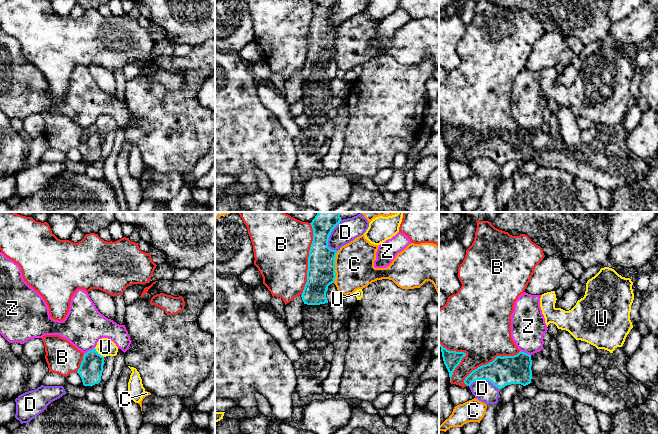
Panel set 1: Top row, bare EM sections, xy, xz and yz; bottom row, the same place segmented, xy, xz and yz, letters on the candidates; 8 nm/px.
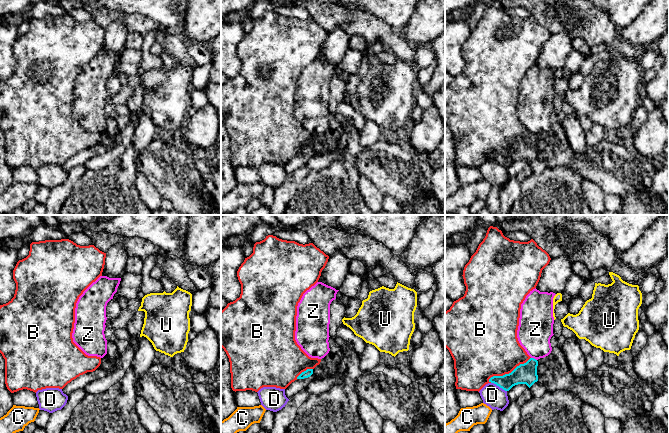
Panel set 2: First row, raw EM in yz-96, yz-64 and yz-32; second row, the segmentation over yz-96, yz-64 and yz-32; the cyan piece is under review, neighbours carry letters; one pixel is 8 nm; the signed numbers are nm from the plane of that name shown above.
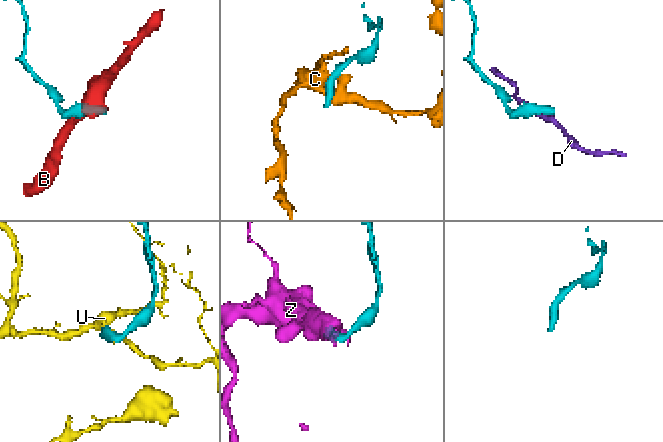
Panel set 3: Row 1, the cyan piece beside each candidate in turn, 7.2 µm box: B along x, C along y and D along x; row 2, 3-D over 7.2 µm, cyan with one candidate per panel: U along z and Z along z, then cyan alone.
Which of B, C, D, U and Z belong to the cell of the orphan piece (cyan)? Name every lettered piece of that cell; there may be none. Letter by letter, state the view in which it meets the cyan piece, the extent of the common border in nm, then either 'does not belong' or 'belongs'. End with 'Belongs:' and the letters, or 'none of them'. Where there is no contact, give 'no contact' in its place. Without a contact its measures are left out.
B: meets cyan in xz; contact 600 nm long; does not belong
C: meets cyan in xz; contact 260 nm long; does not belong
D: meets cyan in xz; contact 260 nm long; does not belong
U: meets cyan in xy; contact 110 nm long; does not belong
Z: meets cyan in xy; contact 110 nm long; does not belong
Belongs: none of them

